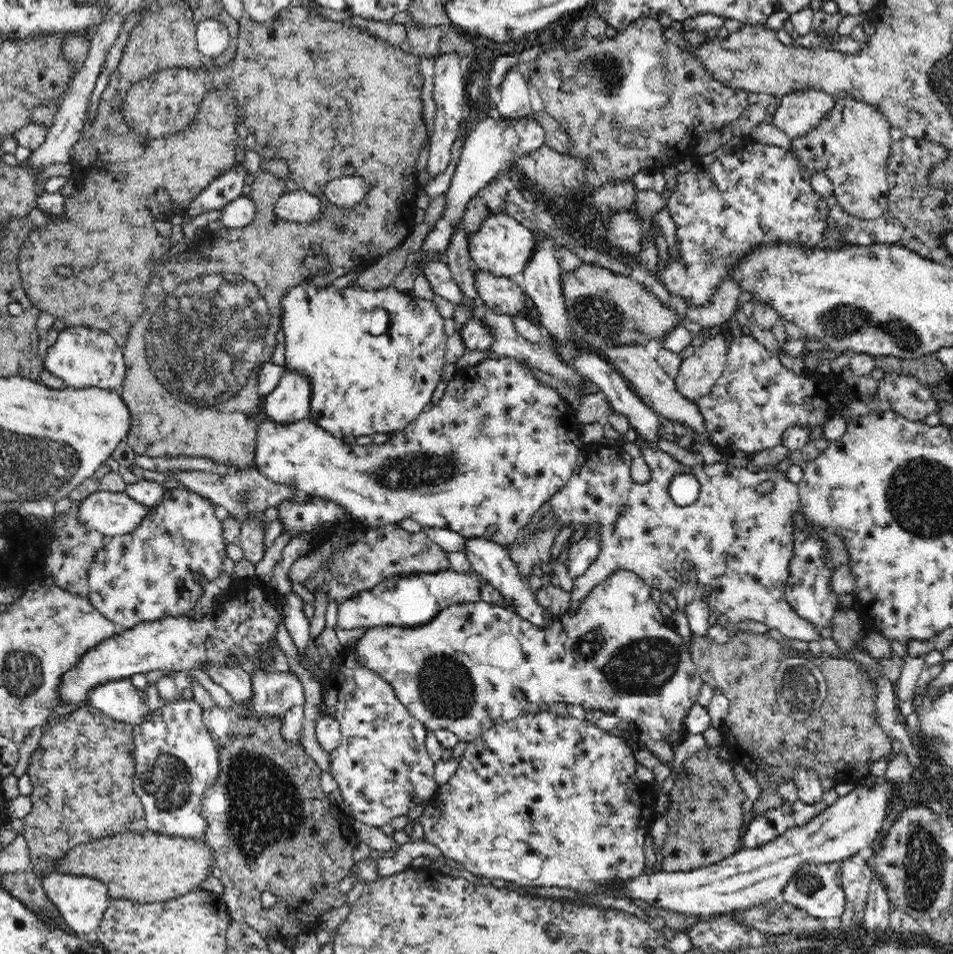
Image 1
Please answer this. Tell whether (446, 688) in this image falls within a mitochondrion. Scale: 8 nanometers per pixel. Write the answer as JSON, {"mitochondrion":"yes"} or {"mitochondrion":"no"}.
{"mitochondrion":"yes"}

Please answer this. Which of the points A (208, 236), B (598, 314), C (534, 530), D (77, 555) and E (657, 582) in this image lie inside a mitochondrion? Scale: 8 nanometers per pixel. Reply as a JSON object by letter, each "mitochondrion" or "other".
{"A":"other","B":"mitochondrion","C":"other","D":"other","E":"other"}

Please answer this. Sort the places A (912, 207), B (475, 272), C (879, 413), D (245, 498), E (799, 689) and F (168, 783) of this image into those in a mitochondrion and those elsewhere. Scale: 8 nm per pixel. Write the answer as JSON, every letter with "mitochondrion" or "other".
{"A":"other","B":"other","C":"other","D":"mitochondrion","E":"mitochondrion","F":"mitochondrion"}

